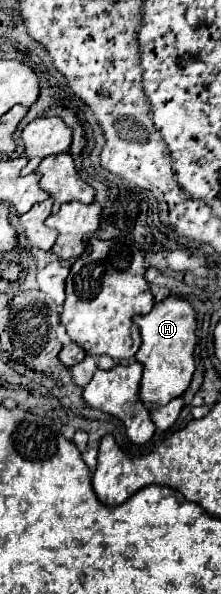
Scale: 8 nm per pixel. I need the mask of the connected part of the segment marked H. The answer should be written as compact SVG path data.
M167 296L163 302L155 304L149 314L139 314L133 322L139 326L143 338L143 344L135 354L143 364L141 400L145 406L167 404L187 390L195 372L193 352L197 344L197 312L185 298Z

